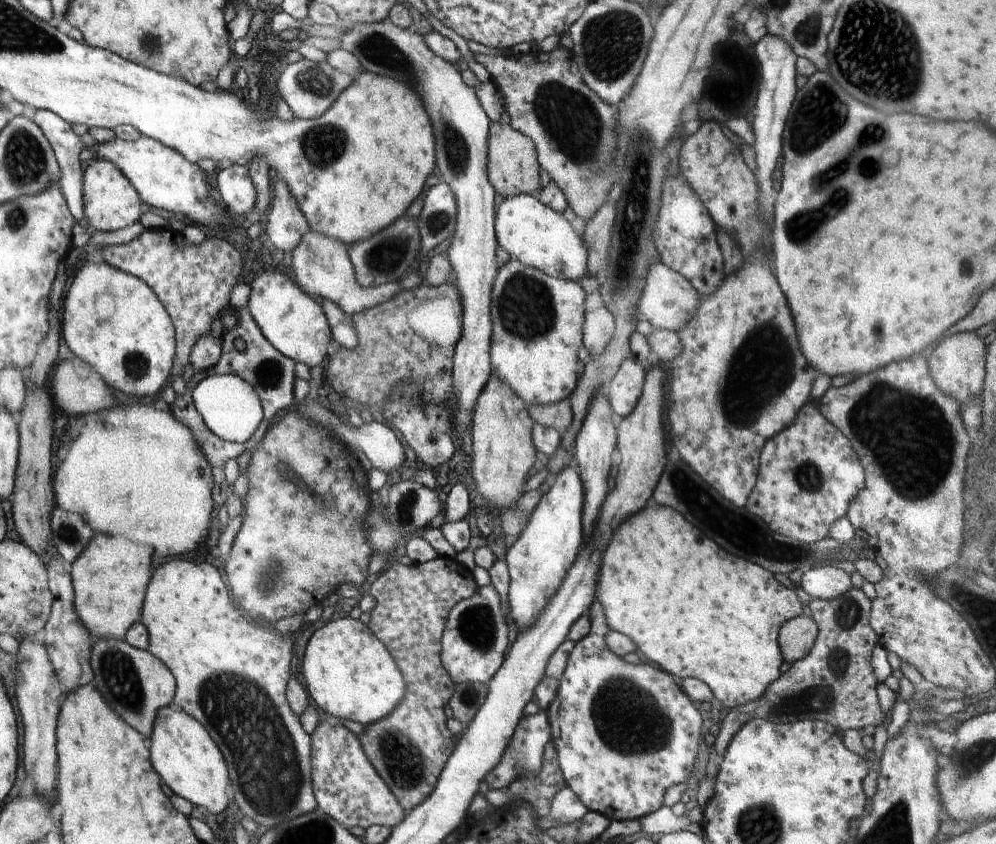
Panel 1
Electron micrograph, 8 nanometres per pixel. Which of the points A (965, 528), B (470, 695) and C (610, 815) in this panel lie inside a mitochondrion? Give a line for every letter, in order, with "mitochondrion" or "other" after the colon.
A: other
B: mitochondrion
C: other

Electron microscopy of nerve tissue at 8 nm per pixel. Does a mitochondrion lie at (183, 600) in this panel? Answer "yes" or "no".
no

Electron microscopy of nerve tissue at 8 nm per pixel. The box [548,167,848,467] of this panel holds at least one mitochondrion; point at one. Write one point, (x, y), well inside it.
(764, 364)

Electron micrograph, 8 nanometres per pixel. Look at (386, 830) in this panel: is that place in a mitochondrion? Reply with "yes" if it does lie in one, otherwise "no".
no

